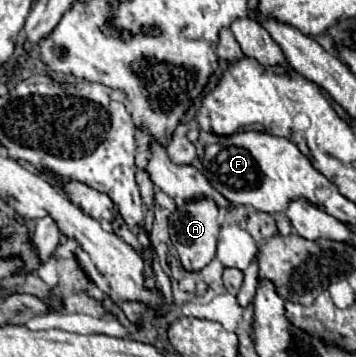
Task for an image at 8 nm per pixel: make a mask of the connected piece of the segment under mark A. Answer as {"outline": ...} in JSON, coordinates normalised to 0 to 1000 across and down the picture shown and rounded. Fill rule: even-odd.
{"outline":[[[553,555],[542,566],[525,566],[508,594],[486,594],[475,605],[480,678],[497,695],[508,739],[514,739],[520,756],[537,756],[537,762],[565,756],[565,751],[576,751],[598,728],[604,700],[610,700],[615,644],[621,644],[615,622],[610,622],[610,605],[615,605],[615,583],[587,555]]]}

